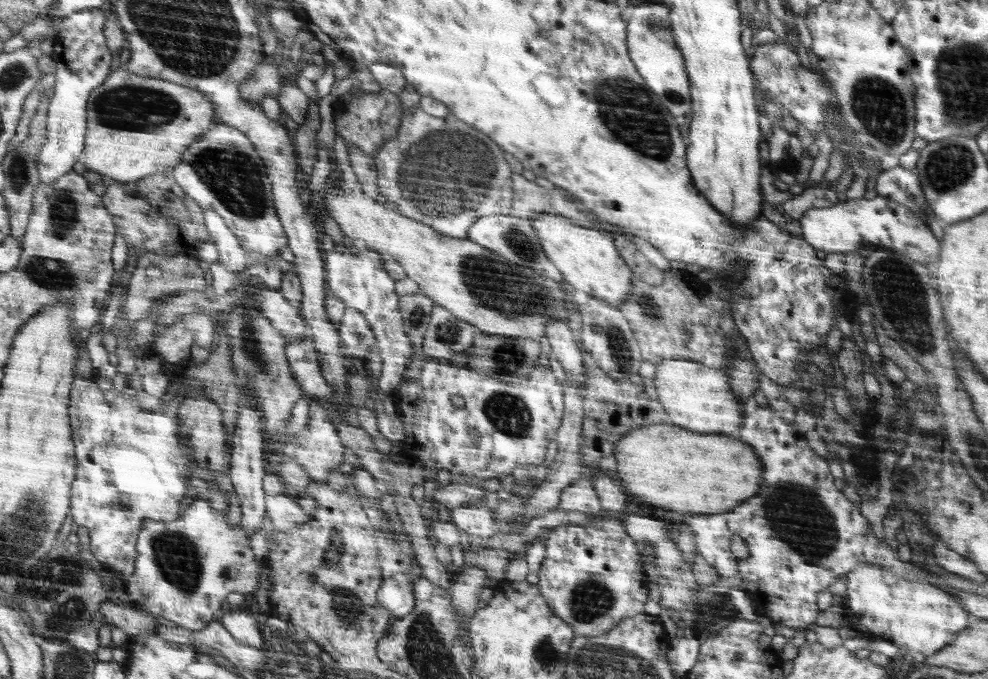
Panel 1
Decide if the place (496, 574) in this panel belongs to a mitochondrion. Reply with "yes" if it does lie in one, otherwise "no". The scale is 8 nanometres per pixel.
no

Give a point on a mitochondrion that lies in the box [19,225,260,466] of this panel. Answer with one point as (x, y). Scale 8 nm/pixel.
(52, 274)

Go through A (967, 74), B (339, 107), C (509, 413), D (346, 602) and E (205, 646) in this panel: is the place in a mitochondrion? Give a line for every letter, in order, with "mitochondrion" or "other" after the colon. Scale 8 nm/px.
A: mitochondrion
B: other
C: mitochondrion
D: mitochondrion
E: other

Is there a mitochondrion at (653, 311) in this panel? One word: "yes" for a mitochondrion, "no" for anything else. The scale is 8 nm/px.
yes

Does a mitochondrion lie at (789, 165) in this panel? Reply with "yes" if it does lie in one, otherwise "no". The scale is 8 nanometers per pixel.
no

